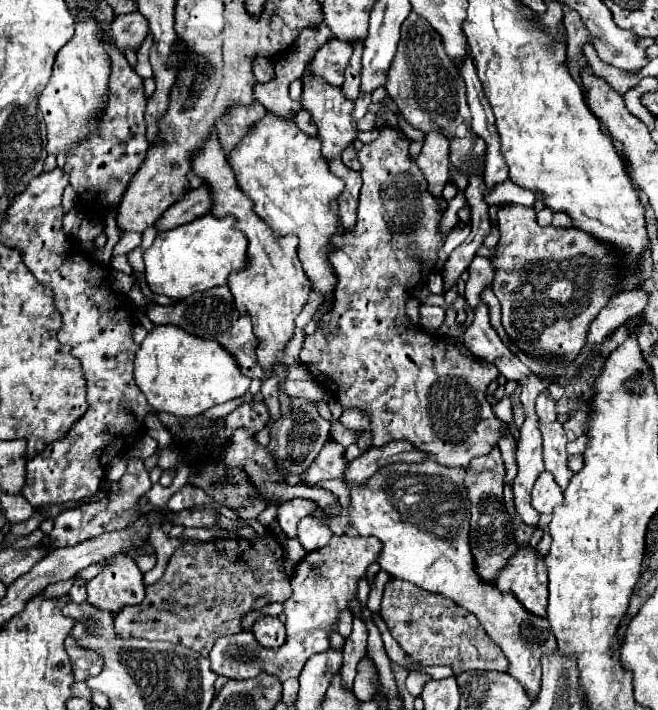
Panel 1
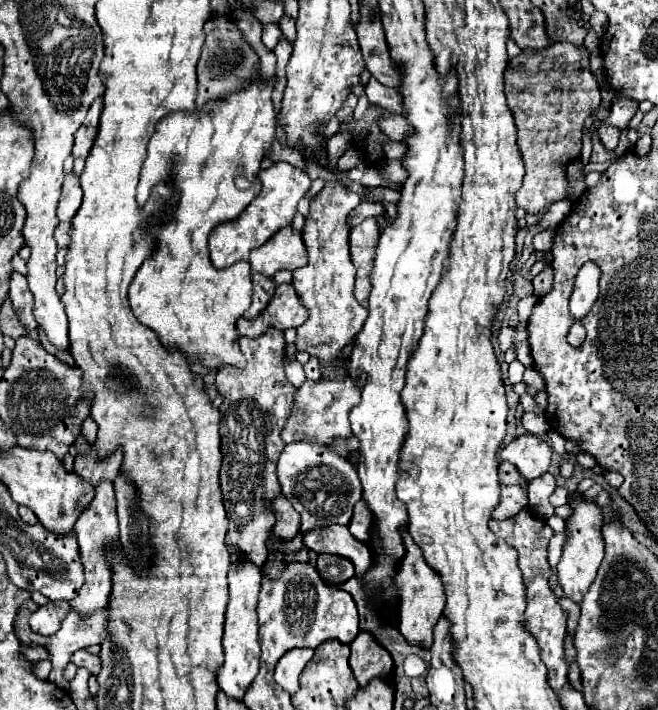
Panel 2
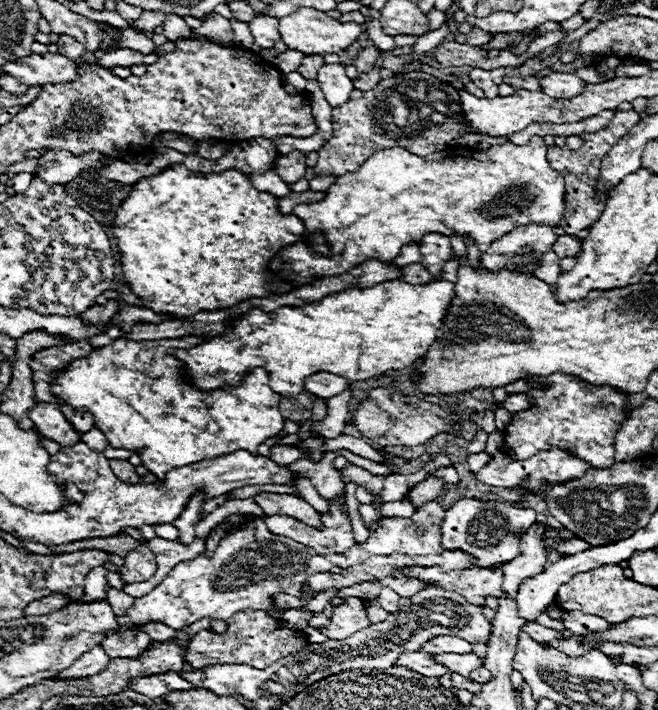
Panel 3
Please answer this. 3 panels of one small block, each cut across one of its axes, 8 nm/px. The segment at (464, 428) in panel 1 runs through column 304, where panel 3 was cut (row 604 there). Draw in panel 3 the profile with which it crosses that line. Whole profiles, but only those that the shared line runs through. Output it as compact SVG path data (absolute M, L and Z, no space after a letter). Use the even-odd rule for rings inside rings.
M350 596L350 598L344 598L344 602L340 606L334 608L334 612L330 616L330 624L322 626L320 632L326 634L328 638L342 640L362 628L368 628L370 624L372 622L368 620L364 600Z

